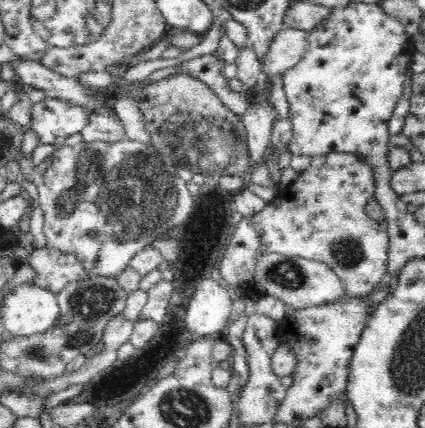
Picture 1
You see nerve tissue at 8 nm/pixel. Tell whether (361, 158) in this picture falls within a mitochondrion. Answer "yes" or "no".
no

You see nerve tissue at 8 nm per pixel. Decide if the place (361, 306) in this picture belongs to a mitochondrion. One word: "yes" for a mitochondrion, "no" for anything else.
no

